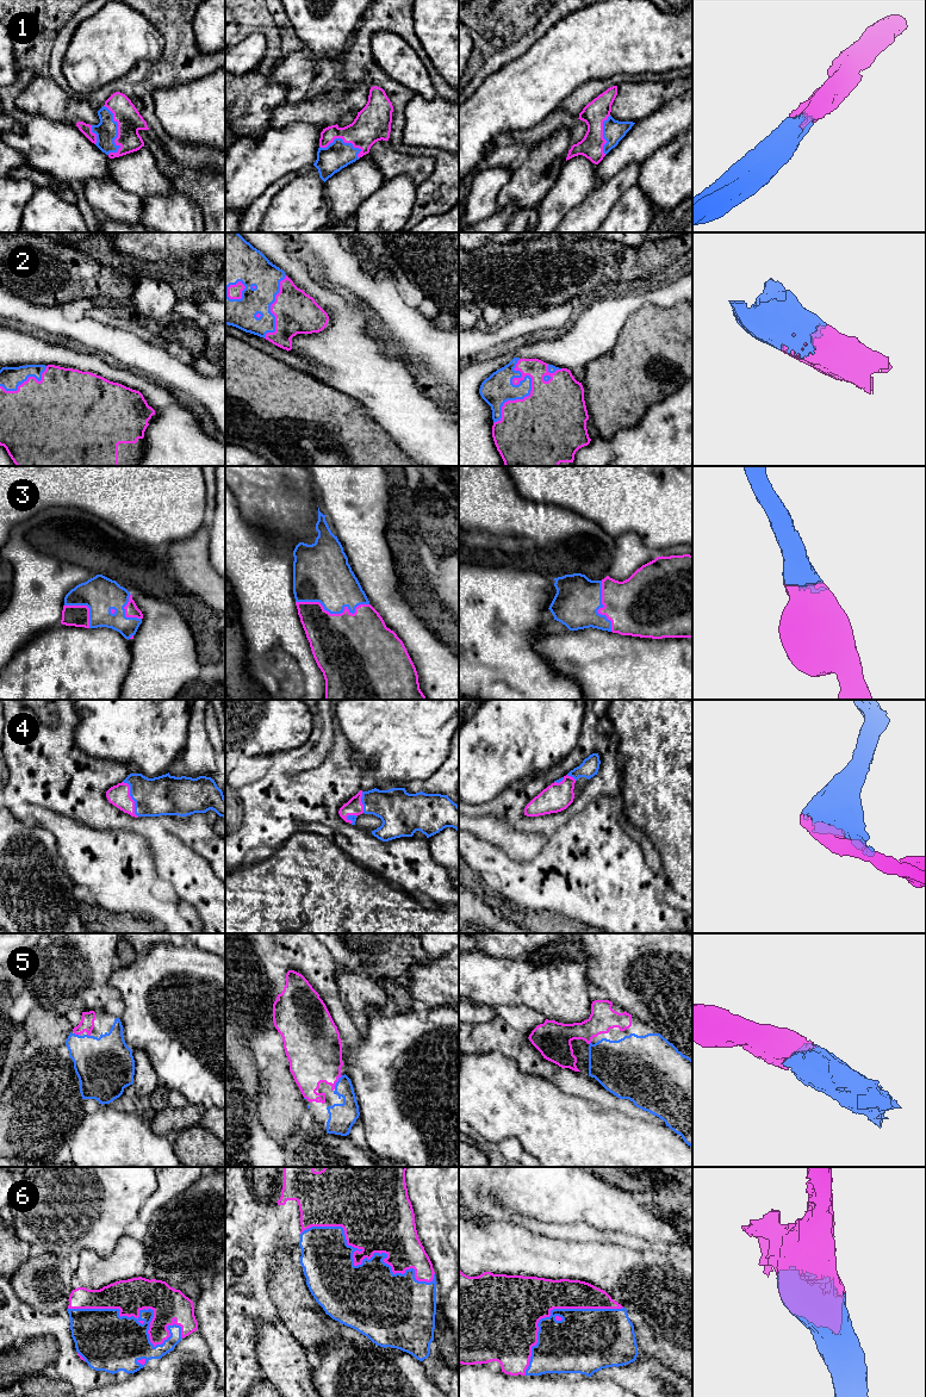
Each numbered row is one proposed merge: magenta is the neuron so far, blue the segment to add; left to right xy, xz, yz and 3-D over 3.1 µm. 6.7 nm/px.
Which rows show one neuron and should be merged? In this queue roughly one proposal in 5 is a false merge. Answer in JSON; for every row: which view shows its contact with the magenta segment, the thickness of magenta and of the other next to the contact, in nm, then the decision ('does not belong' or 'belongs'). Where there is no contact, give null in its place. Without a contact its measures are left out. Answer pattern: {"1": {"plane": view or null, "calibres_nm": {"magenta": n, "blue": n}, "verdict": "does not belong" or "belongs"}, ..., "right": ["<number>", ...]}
{"1": {"plane": "xy", "calibres_nm": {"magenta": 160, "blue": 150}, "verdict": "belongs"}, "2": {"plane": "yz", "calibres_nm": {"magenta": 500, "blue": 200}, "verdict": "belongs"}, "3": {"plane": "xz", "calibres_nm": {"magenta": 460, "blue": 340}, "verdict": "belongs"}, "4": {"plane": "xy", "calibres_nm": {"magenta": 150, "blue": 280}, "verdict": "belongs"}, "5": {"plane": "xz", "calibres_nm": {"magenta": 360, "blue": 180}, "verdict": "belongs"}, "6": {"plane": "xz", "calibres_nm": {"magenta": 380, "blue": 440}, "verdict": "belongs"}, "right": ["1", "2", "3", "4", "5", "6"]}

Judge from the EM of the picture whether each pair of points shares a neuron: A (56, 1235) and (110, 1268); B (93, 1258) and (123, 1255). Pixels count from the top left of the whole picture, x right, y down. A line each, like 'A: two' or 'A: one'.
A: two
B: one

